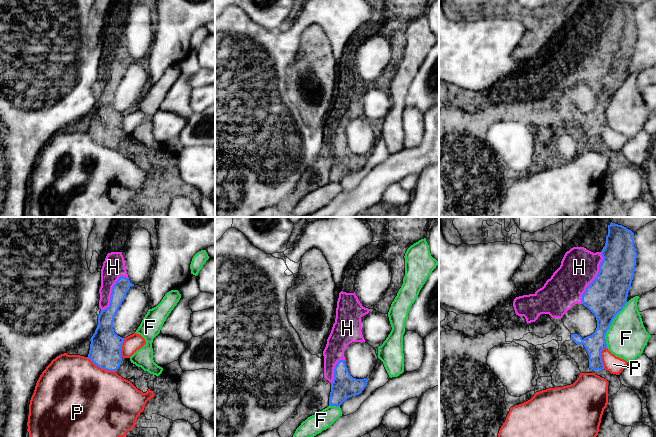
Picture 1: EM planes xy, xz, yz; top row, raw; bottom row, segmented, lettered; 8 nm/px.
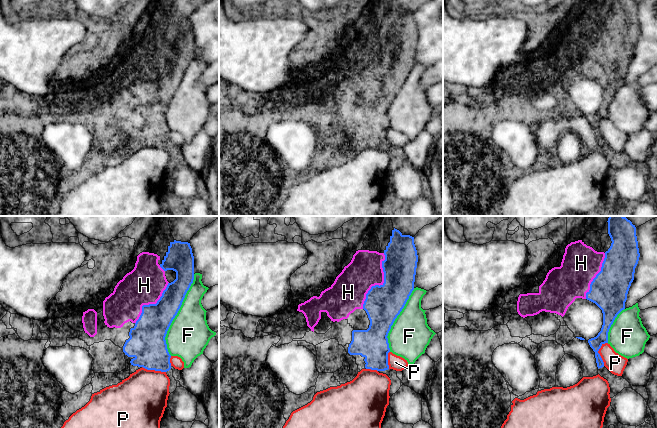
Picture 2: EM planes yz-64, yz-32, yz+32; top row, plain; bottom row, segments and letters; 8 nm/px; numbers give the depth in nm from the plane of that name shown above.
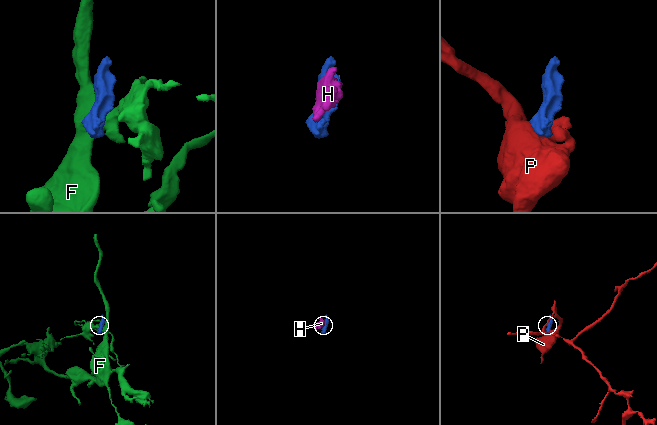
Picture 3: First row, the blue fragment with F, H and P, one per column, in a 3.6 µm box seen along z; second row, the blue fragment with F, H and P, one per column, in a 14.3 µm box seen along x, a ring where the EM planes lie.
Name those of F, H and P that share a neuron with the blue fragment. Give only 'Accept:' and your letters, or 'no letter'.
Accept: H

